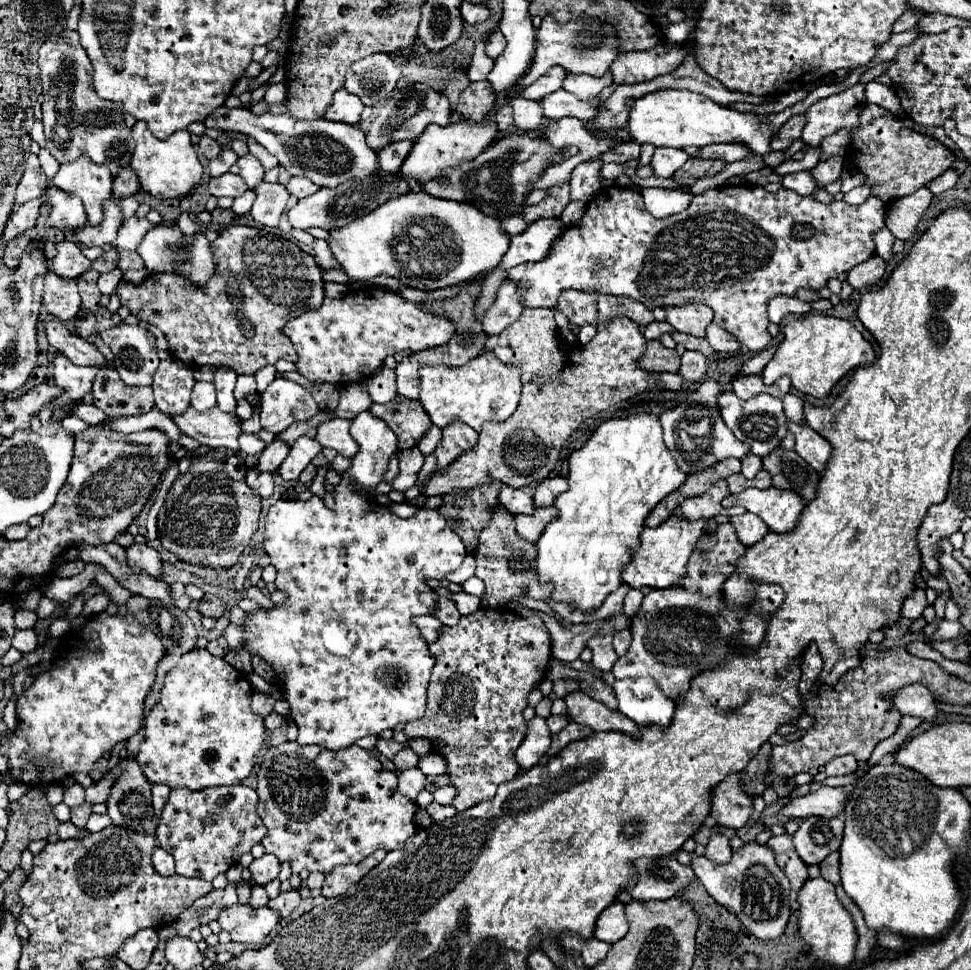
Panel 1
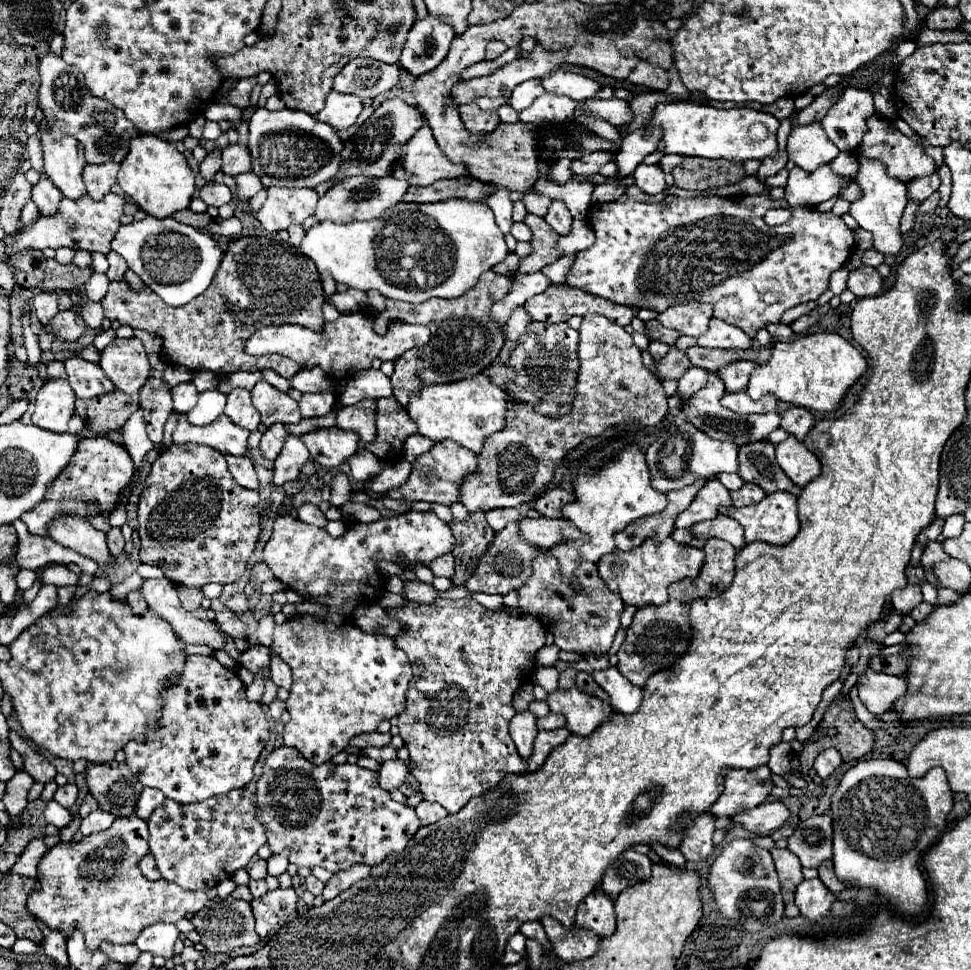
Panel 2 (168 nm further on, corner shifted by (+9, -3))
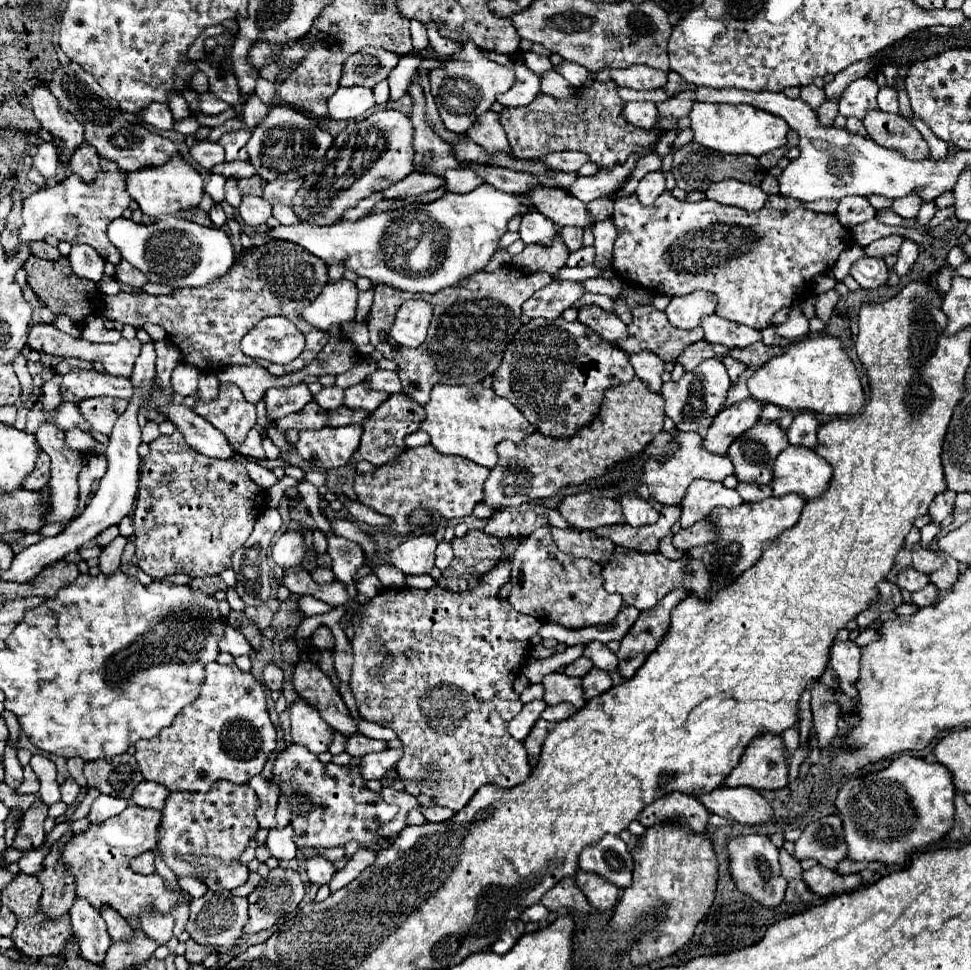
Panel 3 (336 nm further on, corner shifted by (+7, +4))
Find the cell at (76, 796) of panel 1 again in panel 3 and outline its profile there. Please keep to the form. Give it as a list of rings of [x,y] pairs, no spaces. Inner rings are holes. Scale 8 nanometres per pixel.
[[[68,777],[68,779],[64,781],[64,785],[60,785],[60,791],[62,791],[62,801],[70,805],[70,803],[74,803],[74,799],[78,797],[80,785],[78,785],[72,777]]]

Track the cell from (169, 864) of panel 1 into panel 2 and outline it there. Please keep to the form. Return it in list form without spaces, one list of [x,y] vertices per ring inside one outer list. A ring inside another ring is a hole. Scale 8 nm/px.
[[[146,854],[142,860],[140,860],[140,870],[142,874],[148,878],[148,880],[160,880],[160,870],[156,866],[156,860],[152,858],[152,854]]]

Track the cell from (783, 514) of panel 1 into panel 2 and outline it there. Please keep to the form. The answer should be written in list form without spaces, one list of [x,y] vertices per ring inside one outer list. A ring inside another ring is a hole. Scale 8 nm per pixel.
[[[774,492],[774,494],[768,494],[758,504],[746,506],[746,508],[736,508],[736,506],[724,508],[724,506],[720,506],[720,514],[726,514],[726,516],[738,520],[744,526],[746,544],[756,542],[756,540],[764,540],[764,542],[772,542],[772,544],[786,544],[800,530],[798,510],[796,510],[796,496],[790,494],[790,492]]]

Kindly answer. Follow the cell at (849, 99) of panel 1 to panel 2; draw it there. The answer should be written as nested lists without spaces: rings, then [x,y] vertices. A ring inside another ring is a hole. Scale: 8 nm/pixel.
[[[846,88],[838,102],[820,120],[828,140],[832,140],[838,150],[854,150],[866,132],[866,118],[874,114],[874,100],[868,90]]]

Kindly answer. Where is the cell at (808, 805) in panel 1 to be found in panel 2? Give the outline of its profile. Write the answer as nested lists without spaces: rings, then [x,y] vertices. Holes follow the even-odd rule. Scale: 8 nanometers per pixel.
[[[762,802],[752,810],[744,810],[732,818],[756,836],[766,836],[770,830],[778,830],[790,818],[790,810],[782,802]]]

